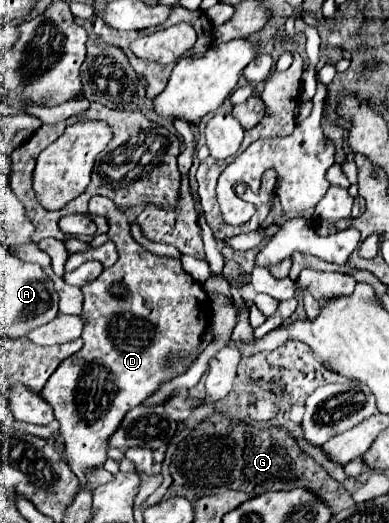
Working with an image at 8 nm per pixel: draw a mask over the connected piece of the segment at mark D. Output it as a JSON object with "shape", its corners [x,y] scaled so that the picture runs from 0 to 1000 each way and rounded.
{"shape":[[[239,375],[226,402],[275,417],[275,451],[296,463],[306,497],[290,512],[265,516],[244,539],[213,547],[213,669],[152,696],[100,750],[131,772],[147,807],[172,807],[172,822],[152,826],[167,845],[167,880],[203,914],[208,937],[224,929],[219,906],[275,880],[280,834],[306,818],[321,792],[368,772],[419,727],[481,707],[486,692],[424,700],[424,681],[506,665],[537,608],[522,547],[465,512],[460,493],[404,489],[352,467],[337,455],[326,409],[296,398],[285,382]]]}

